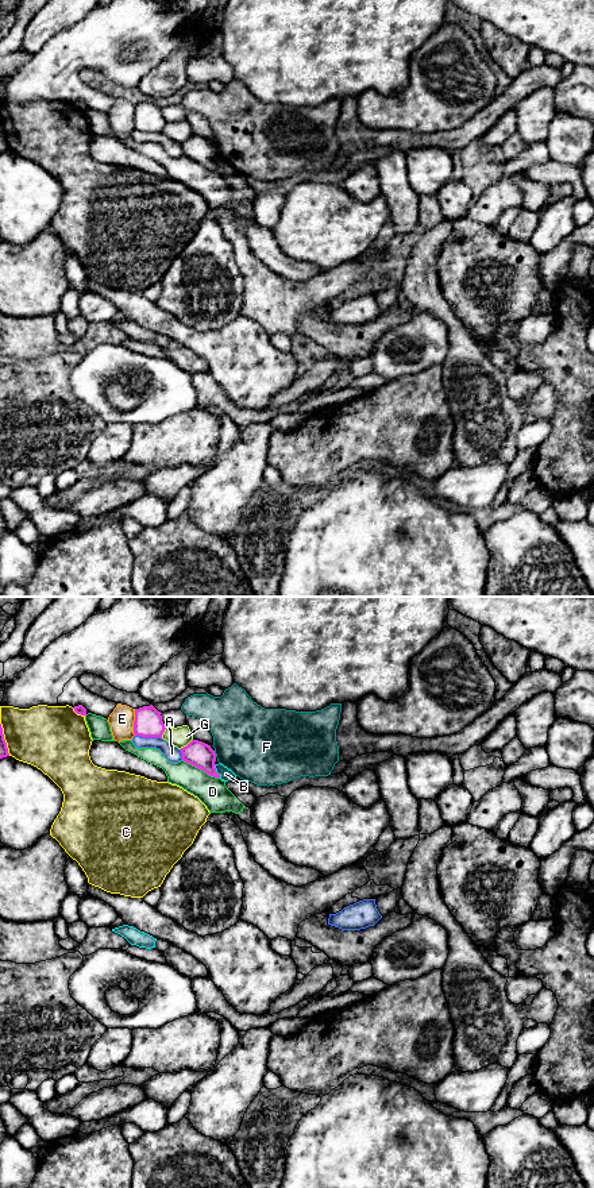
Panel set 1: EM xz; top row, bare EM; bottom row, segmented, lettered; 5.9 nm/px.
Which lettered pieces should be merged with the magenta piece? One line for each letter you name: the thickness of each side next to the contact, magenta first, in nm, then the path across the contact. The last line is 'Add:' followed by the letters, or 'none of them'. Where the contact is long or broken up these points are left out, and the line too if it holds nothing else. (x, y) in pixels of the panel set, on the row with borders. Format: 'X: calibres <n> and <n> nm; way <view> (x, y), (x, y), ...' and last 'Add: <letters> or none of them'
Add: none of them

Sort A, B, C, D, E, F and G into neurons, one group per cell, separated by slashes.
A / B / C / D / E / F / G

